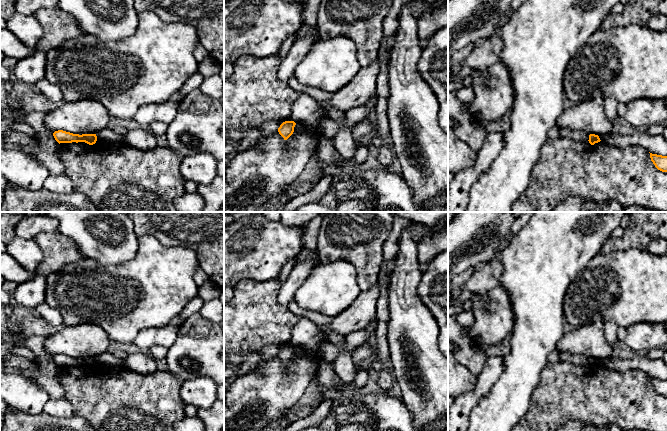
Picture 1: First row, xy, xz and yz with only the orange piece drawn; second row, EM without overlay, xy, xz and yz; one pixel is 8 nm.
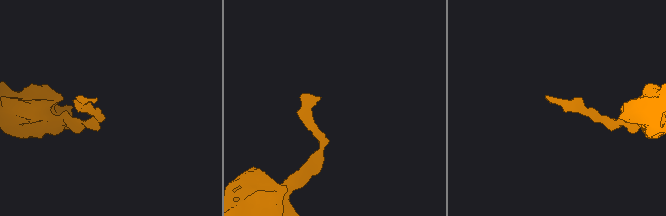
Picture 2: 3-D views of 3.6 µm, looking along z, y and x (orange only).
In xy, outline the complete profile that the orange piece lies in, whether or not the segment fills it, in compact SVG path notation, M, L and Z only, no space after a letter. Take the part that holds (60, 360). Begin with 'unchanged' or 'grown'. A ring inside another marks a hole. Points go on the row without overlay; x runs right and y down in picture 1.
unchanged; M58 354L53 357L55 364L60 367L72 367L72 366L85 366L89 369L93 369L97 365L96 358L73 358L63 354Z

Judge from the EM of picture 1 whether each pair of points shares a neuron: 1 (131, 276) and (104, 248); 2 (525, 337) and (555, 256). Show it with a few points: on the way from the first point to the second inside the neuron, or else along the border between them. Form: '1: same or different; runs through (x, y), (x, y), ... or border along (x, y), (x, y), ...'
1: different; border along (137, 249), (136, 253), (124, 262), (96, 263)
2: same; runs through (537, 317), (537, 276)

